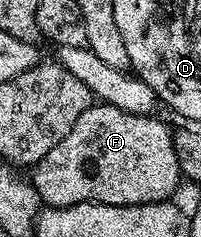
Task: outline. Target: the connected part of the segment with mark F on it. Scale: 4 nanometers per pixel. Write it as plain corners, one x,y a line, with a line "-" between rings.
108,102
88,106
75,120
71,132
43,156
31,170
31,181
46,207
74,206
84,202
102,202
108,206
142,206
148,202
167,202
183,182
179,156
175,154
173,130
157,116
135,115

